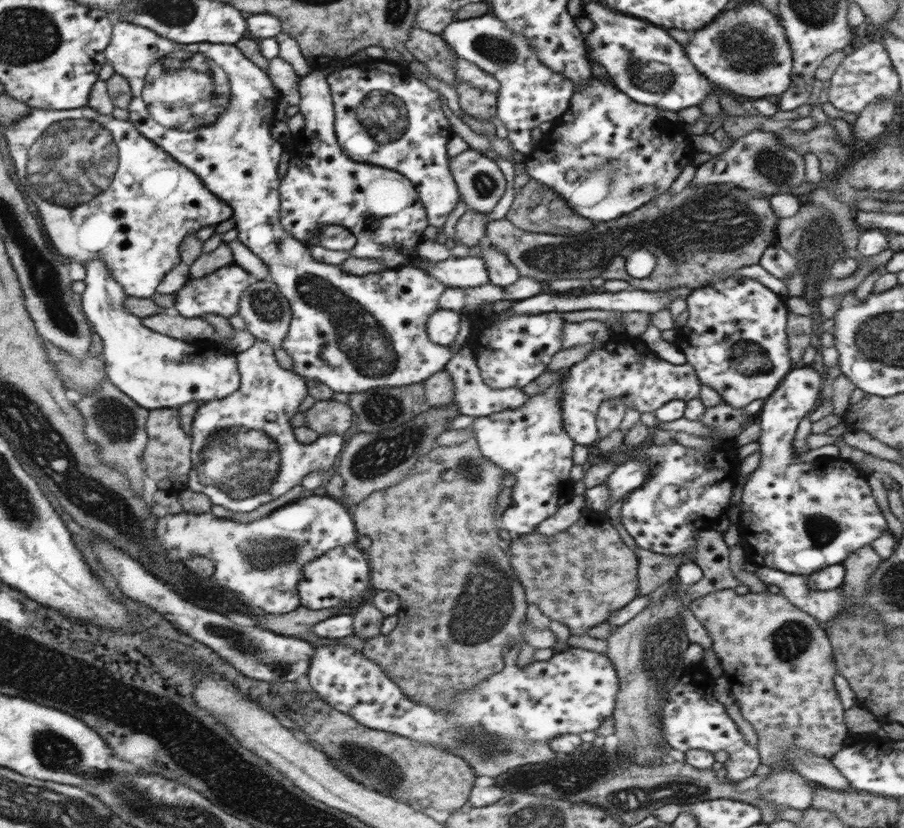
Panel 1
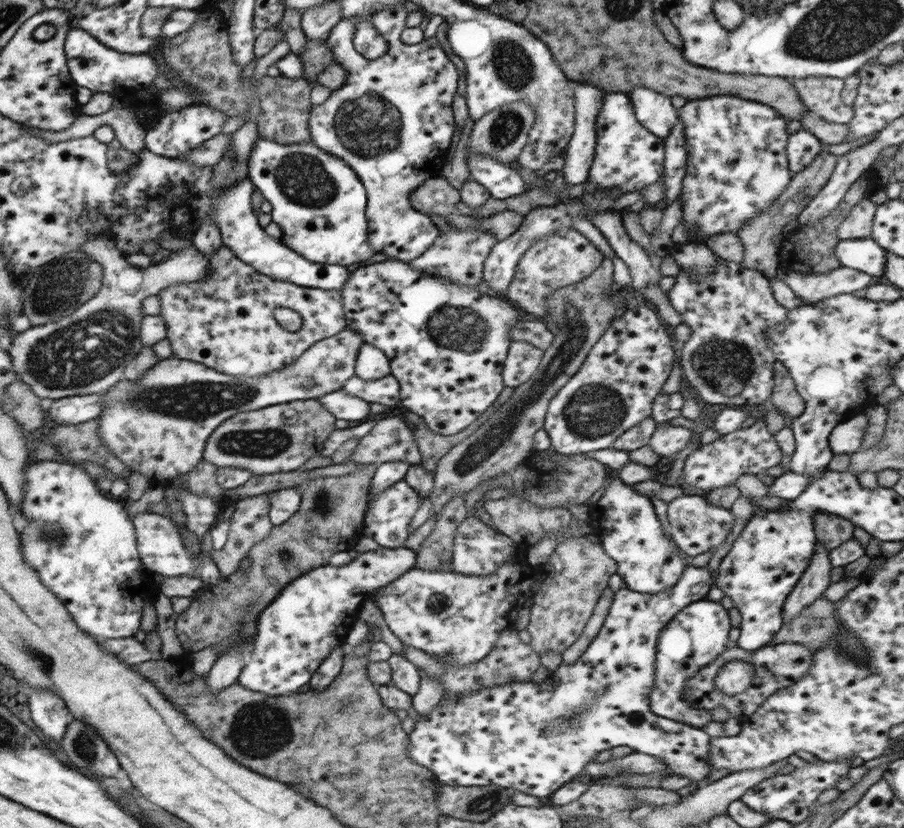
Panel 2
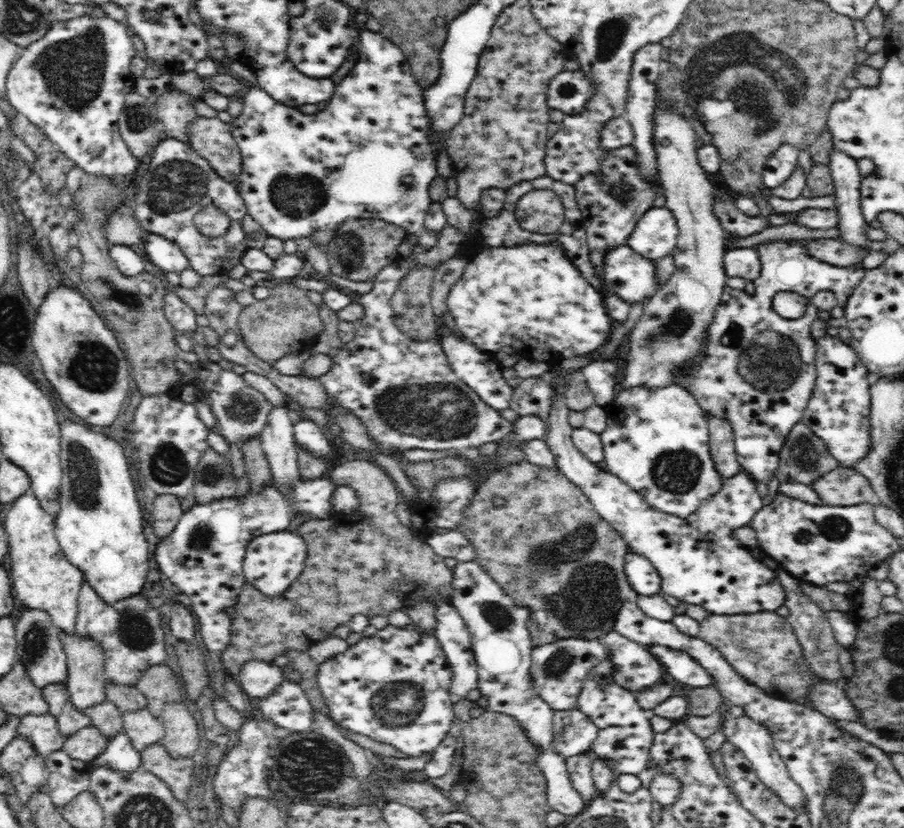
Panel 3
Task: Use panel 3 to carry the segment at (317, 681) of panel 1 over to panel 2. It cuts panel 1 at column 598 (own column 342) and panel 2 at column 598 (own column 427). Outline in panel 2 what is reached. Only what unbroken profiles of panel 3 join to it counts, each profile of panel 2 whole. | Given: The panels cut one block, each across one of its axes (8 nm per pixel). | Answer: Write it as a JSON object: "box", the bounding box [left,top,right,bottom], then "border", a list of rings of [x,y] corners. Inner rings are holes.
{"box":[408,564,716,798],"border":[[[688,564],[683,570],[680,579],[676,585],[672,585],[670,589],[664,590],[658,593],[642,593],[629,589],[627,586],[620,588],[615,592],[612,605],[609,613],[606,616],[604,623],[599,630],[594,640],[590,642],[586,652],[576,660],[576,663],[564,664],[561,663],[556,672],[552,672],[548,676],[548,680],[544,680],[544,688],[548,688],[548,692],[552,692],[552,698],[548,698],[548,706],[544,710],[544,720],[542,720],[542,706],[524,706],[524,700],[522,698],[512,698],[512,684],[494,685],[494,687],[482,687],[476,689],[476,691],[468,691],[464,693],[462,697],[456,697],[456,695],[448,695],[441,699],[439,704],[432,708],[427,714],[421,714],[418,721],[415,722],[414,729],[408,735],[408,755],[416,764],[428,768],[430,772],[437,778],[437,780],[444,785],[449,786],[502,786],[503,788],[512,788],[523,794],[544,798],[544,796],[550,796],[558,788],[561,788],[564,784],[571,782],[571,780],[578,776],[581,772],[584,772],[584,766],[593,760],[599,752],[604,750],[610,750],[616,748],[616,746],[630,746],[634,751],[642,752],[644,754],[650,754],[650,756],[656,756],[660,758],[670,770],[673,775],[690,780],[690,783],[698,783],[702,787],[707,786],[708,774],[714,770],[714,767],[710,765],[710,738],[711,736],[702,728],[694,728],[687,726],[686,724],[660,717],[654,712],[651,712],[650,693],[652,693],[655,677],[656,677],[656,654],[659,635],[665,628],[668,622],[672,621],[672,618],[682,610],[686,608],[688,604],[696,602],[696,600],[702,600],[706,598],[708,591],[715,584],[716,576],[710,572],[708,566],[706,567],[694,567],[692,564]]]}

